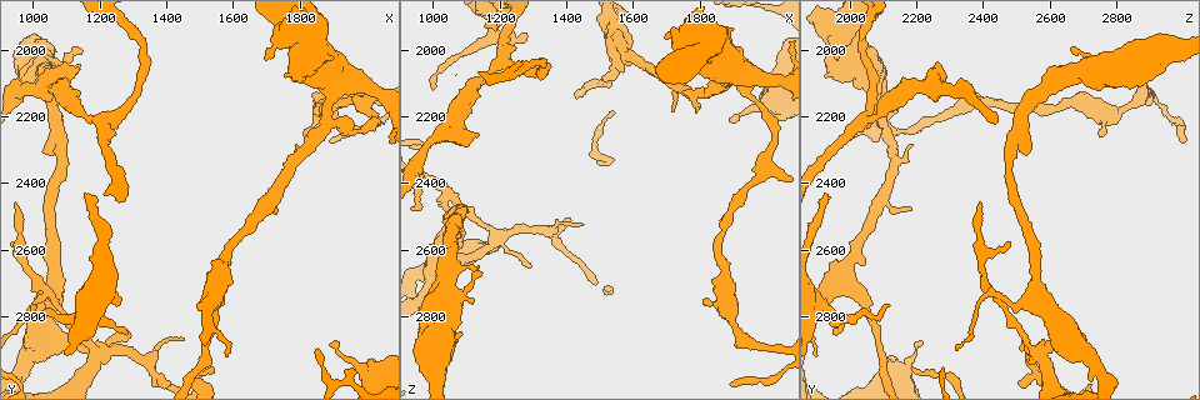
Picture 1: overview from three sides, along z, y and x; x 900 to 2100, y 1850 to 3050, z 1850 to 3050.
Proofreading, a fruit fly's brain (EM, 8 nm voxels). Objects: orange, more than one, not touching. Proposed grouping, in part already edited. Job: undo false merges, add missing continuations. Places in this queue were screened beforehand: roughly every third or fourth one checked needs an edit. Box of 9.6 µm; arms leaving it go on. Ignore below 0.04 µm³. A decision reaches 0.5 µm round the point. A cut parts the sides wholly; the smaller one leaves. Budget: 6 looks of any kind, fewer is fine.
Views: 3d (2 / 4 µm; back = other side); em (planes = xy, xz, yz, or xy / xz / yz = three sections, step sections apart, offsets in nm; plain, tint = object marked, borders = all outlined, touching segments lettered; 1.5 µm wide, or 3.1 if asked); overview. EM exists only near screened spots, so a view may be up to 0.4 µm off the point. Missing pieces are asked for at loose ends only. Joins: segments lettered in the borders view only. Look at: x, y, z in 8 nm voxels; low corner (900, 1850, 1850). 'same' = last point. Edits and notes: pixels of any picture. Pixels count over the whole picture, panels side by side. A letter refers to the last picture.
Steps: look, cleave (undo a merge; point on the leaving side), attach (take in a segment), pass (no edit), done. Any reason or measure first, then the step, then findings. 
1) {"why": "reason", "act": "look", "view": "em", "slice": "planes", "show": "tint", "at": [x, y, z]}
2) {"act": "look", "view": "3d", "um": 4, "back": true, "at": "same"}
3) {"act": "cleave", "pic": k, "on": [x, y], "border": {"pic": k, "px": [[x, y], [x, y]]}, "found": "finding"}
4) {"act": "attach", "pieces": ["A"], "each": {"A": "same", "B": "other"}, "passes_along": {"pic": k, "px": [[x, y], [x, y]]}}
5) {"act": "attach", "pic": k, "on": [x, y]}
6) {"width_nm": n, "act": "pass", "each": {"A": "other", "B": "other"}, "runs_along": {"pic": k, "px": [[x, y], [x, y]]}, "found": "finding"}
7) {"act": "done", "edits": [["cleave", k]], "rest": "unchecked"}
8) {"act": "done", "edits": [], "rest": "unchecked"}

{"why": "three-way junction", "act": "look", "view": "3d", "um": 2, "back": true, "at": [1040, 2720, 2420]}

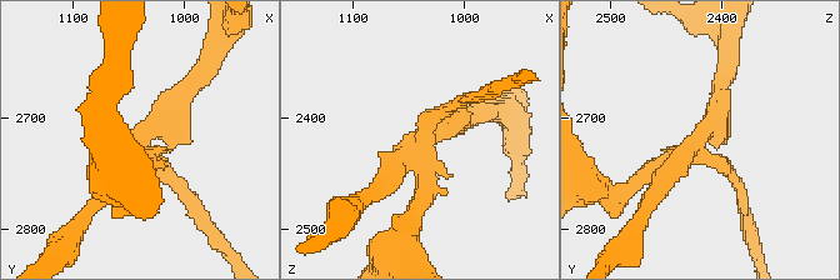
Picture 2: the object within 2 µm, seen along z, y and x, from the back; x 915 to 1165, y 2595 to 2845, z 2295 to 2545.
{"why": "now the EM", "act": "look", "view": "em", "slice": "xz", "step": 8, "show": "tint", "at": [1040, 2722, 2422]}

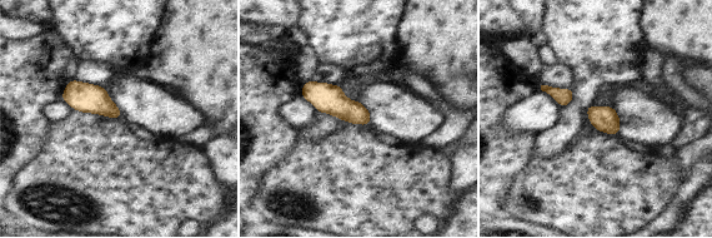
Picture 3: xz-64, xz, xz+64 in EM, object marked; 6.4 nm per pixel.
{"act": "look", "view": "em", "slice": "planes", "show": "borders", "at": "same"}

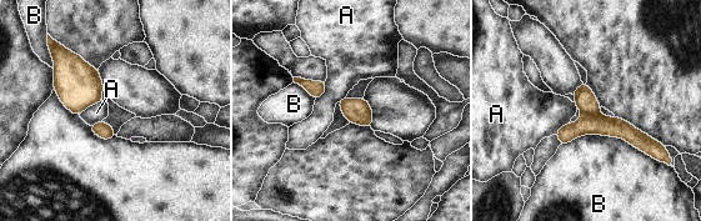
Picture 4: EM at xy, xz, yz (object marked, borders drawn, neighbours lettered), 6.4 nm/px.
{"act": "cleave", "pic": 4, "on": [585, 100], "each": {"A": "other", "B": "other"}, "border": {"pic": 4, "px": [[597, 114], [590, 116]]}, "found": "two neurons meet here"}

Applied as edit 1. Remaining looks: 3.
{"why": "redraw", "act": "look", "view": "overview"}

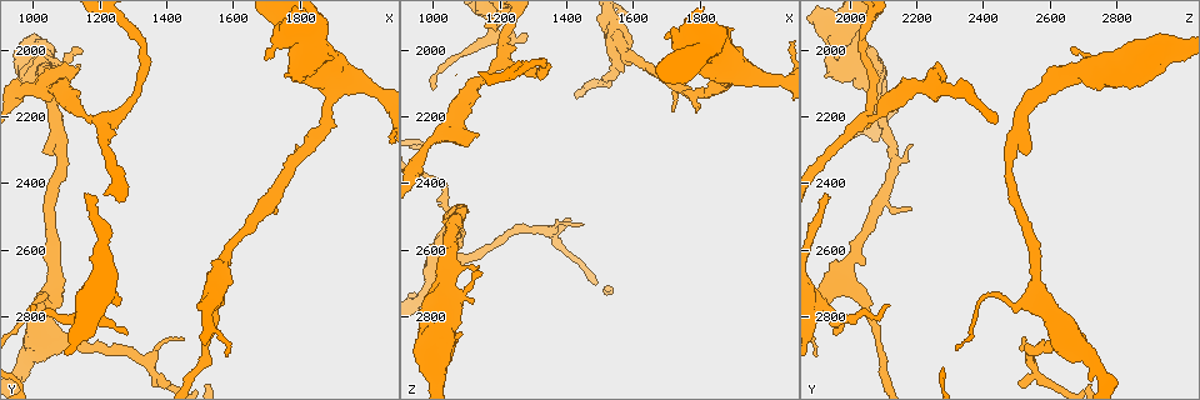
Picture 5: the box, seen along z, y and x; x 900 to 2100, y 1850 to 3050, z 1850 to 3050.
{"why": "an open end", "act": "look", "view": "em", "slice": "planes", "show": "borders", "at": [1280, 2850, 1950]}

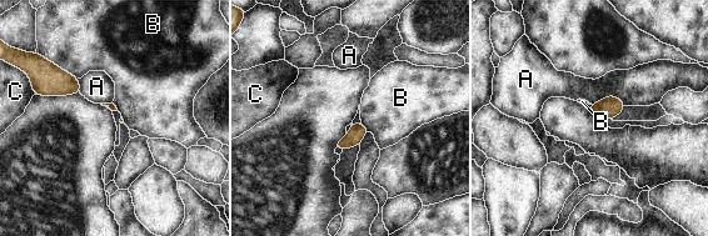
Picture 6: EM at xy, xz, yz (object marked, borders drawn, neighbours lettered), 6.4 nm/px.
{"act": "pass", "each": {"A": "other", "B": "other", "C": "other"}, "border": {"pic": 6, "px": [[55, 64], [76, 79]]}, "found": "none of them fits"}

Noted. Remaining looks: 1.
{"act": "done", "edits": [["cleave", 4]], "rest": "unchecked"}

